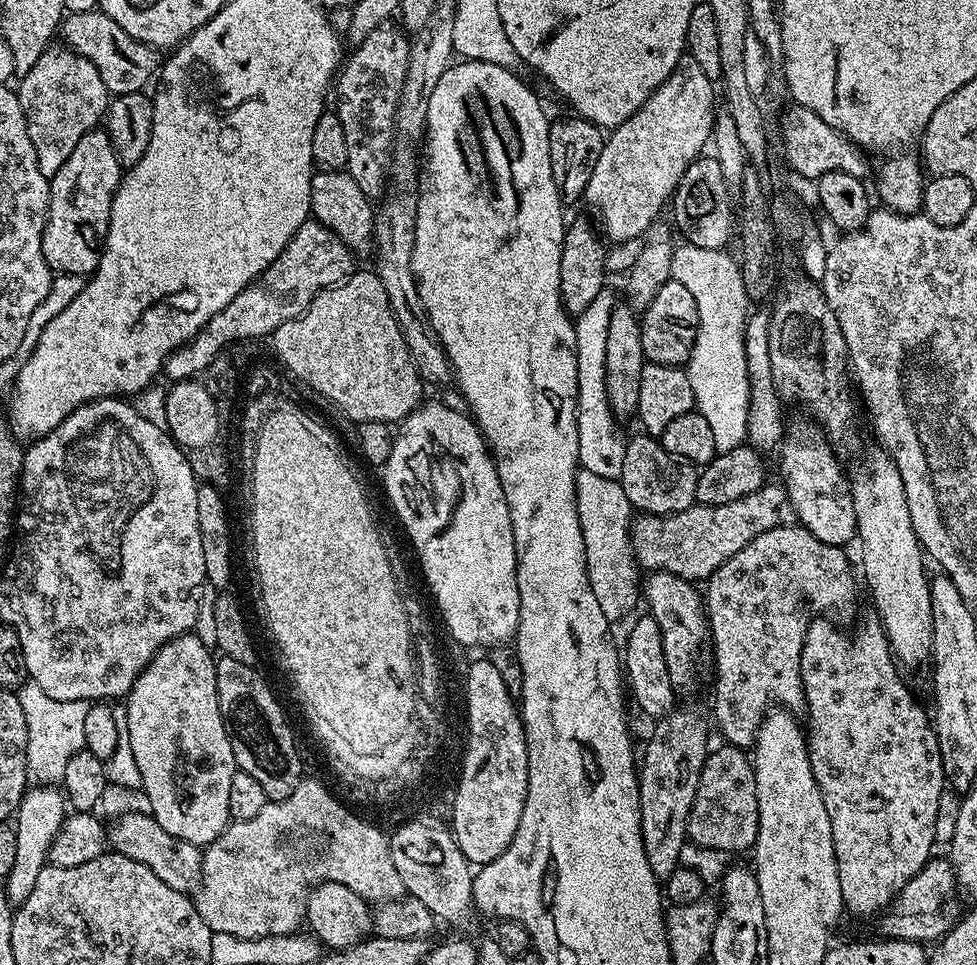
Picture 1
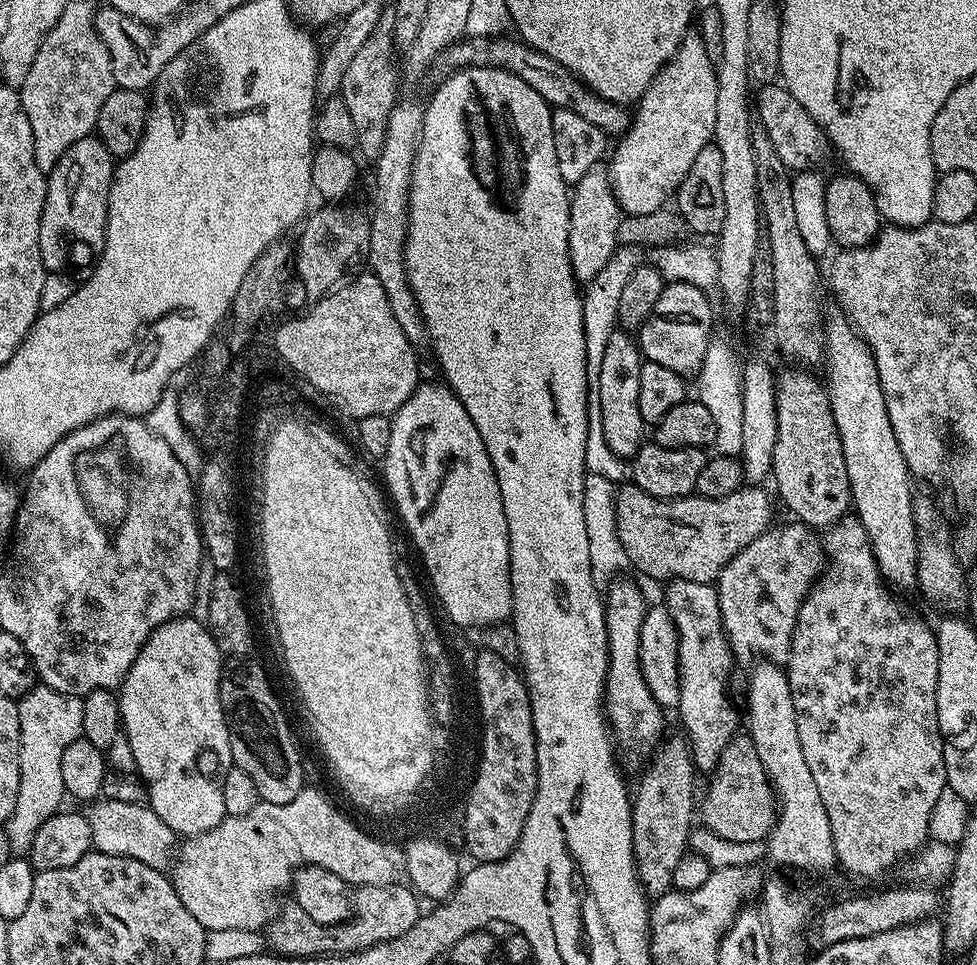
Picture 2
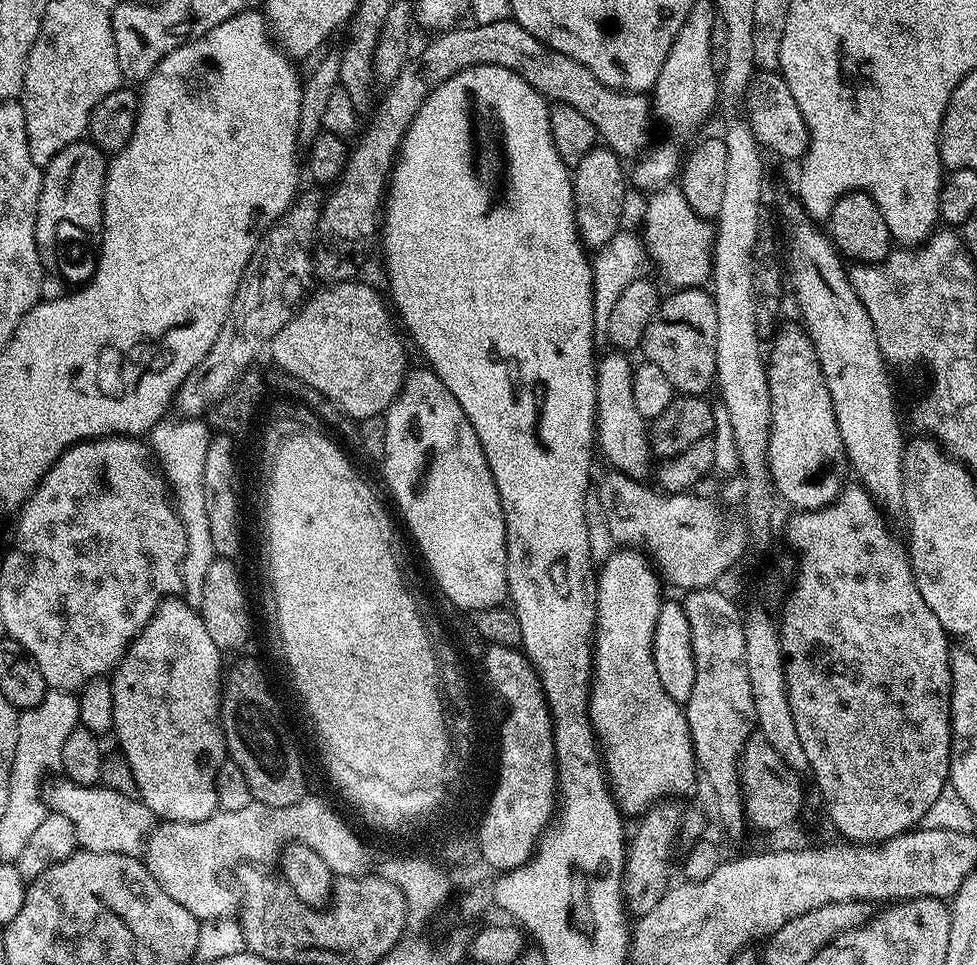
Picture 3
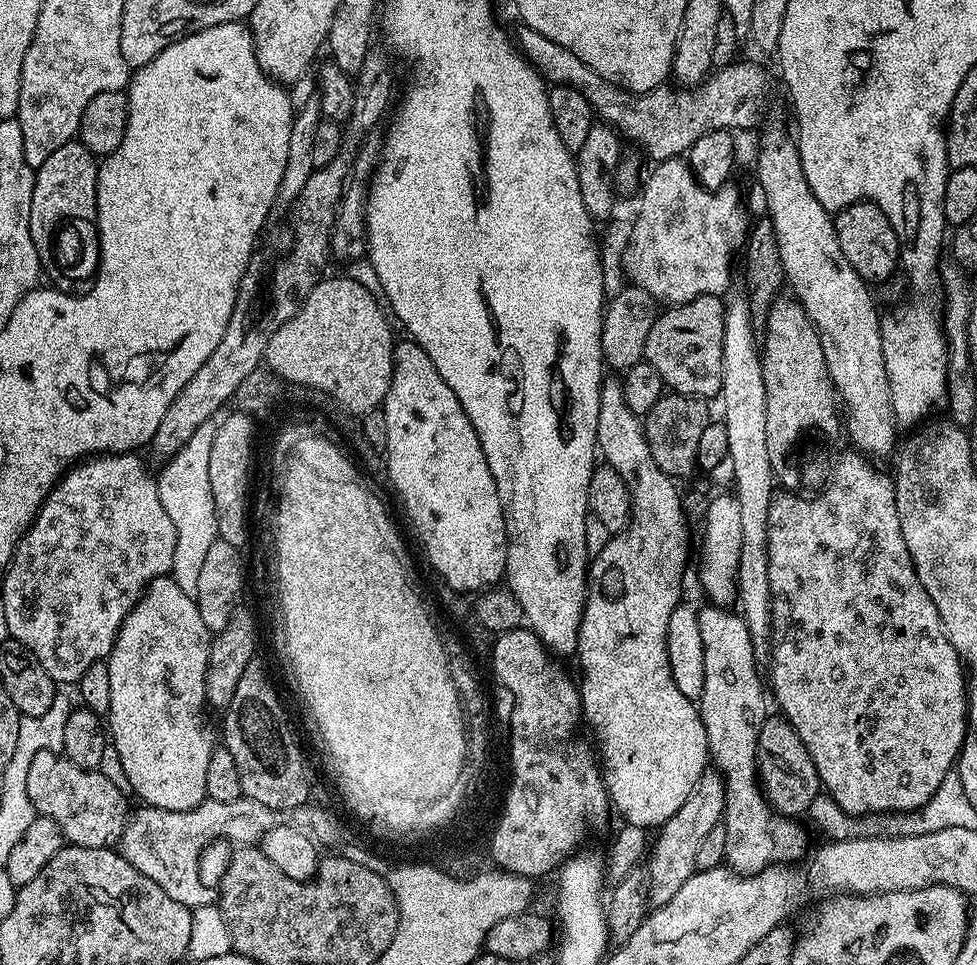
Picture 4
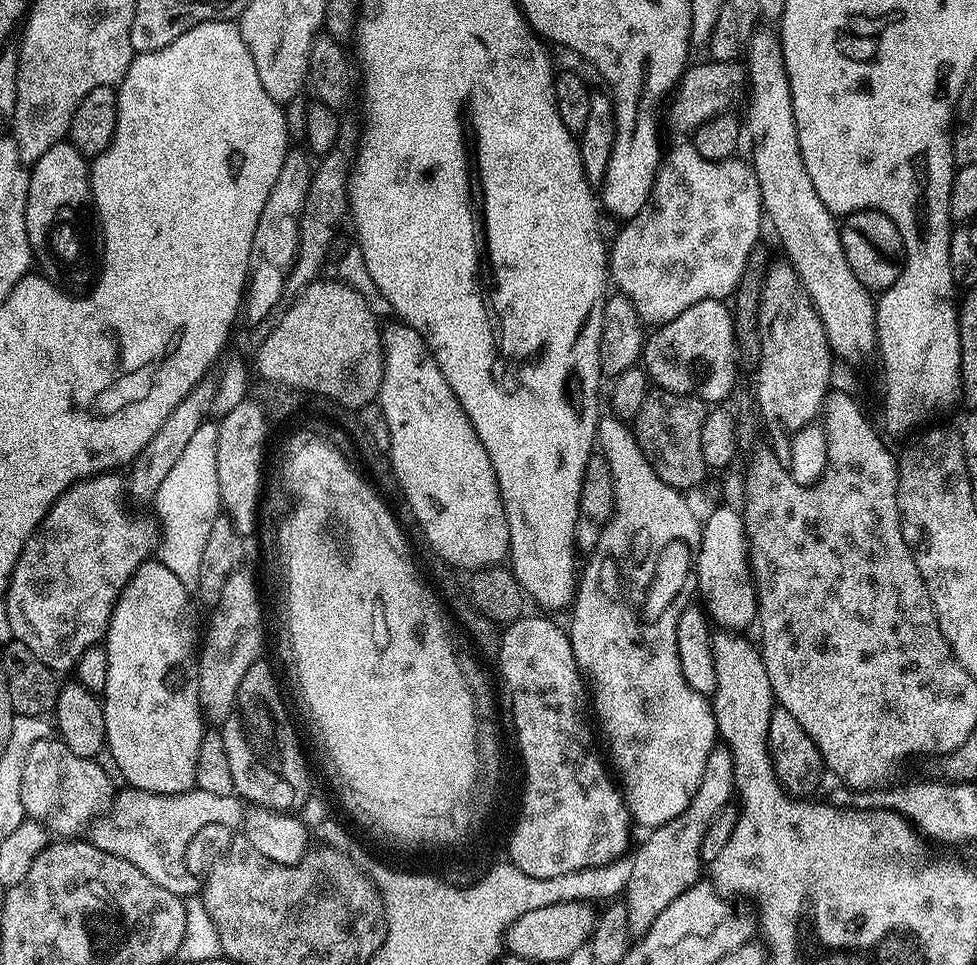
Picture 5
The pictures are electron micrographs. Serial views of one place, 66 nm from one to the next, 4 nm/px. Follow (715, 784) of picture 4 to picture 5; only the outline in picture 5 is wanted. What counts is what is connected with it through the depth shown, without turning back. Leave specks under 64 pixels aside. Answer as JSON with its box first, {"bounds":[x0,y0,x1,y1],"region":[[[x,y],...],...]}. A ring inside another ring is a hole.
{"bounds":[624,744,736,938],"region":[[[723,744],[711,750],[702,772],[702,781],[694,798],[678,818],[653,829],[644,844],[633,853],[633,873],[627,883],[624,903],[627,906],[627,928],[631,937],[639,938],[649,932],[650,926],[678,895],[690,889],[701,879],[701,846],[710,823],[735,795],[736,779],[733,758]]]}

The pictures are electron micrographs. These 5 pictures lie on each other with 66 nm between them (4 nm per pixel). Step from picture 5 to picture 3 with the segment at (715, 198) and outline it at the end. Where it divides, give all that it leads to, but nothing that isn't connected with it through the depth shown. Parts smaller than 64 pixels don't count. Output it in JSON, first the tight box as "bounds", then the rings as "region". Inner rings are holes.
{"bounds":[642,186,716,289],"region":[[[665,186],[656,189],[647,197],[648,205],[642,221],[642,241],[648,252],[649,261],[660,271],[660,276],[673,289],[698,288],[707,285],[712,279],[712,246],[716,242],[716,229],[711,219],[698,215],[686,202],[684,191],[678,186]]]}

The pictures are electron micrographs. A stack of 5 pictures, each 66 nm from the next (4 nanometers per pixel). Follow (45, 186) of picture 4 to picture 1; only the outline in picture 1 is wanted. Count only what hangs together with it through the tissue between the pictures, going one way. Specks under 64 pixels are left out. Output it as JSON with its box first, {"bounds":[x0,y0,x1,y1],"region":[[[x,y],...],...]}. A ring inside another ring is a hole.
{"bounds":[42,130,122,278],"region":[[[93,130],[78,138],[78,146],[74,146],[70,158],[62,162],[62,170],[51,176],[48,186],[48,221],[44,223],[42,254],[53,273],[87,278],[96,271],[101,249],[105,247],[108,238],[112,199],[116,187],[120,185],[121,175],[122,169],[107,132]]]}

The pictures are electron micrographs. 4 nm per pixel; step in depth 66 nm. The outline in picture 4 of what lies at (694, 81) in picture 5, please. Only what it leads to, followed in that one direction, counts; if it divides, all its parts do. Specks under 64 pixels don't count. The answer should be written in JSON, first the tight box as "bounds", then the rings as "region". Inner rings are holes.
{"bounds":[514,24,768,161],"region":[[[523,24],[517,25],[514,42],[520,54],[535,68],[549,85],[563,84],[580,92],[580,97],[590,105],[593,113],[609,128],[615,130],[625,141],[637,144],[648,156],[653,156],[653,161],[674,160],[683,157],[702,138],[702,134],[737,130],[736,128],[752,128],[760,120],[760,111],[768,100],[768,72],[760,64],[743,64],[737,62],[728,64],[725,68],[716,68],[702,84],[695,85],[694,90],[688,86],[661,86],[651,88],[648,92],[627,92],[616,84],[611,84],[602,78],[582,58],[574,58],[566,46],[558,46],[558,42],[550,42],[532,27]]]}

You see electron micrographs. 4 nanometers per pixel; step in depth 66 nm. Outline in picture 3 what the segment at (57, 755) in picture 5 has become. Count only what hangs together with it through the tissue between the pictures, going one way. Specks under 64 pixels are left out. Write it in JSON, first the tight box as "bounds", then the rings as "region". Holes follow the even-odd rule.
{"bounds":[43,778,154,857],"region":[[[67,778],[59,779],[43,789],[44,803],[51,811],[62,814],[62,818],[70,818],[70,822],[74,822],[76,843],[83,851],[135,857],[143,853],[144,841],[154,827],[152,811],[143,800],[135,795],[127,796],[116,788],[75,784]]]}

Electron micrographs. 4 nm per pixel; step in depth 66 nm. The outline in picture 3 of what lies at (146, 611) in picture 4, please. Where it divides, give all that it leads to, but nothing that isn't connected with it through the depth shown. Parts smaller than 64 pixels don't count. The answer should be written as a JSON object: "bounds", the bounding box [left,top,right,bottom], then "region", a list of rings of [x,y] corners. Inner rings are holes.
{"bounds":[110,598,226,822],"region":[[[165,598],[156,608],[150,622],[146,622],[144,629],[133,638],[124,652],[124,657],[111,673],[110,679],[114,690],[114,722],[112,723],[114,737],[116,736],[121,750],[124,751],[124,760],[128,763],[129,770],[132,771],[132,780],[136,783],[137,790],[135,789],[135,791],[138,793],[139,799],[143,800],[147,808],[152,811],[153,817],[159,818],[161,821],[202,822],[217,811],[216,775],[226,759],[224,730],[220,715],[220,702],[222,699],[220,659],[222,659],[220,648],[214,646],[214,641],[210,639],[210,634],[206,631],[206,622],[202,622],[199,611],[190,607],[183,598]]]}

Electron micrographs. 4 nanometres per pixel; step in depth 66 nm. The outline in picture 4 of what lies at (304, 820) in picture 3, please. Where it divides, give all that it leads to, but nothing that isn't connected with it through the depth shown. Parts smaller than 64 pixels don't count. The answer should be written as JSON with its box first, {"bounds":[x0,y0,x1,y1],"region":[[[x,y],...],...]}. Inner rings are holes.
{"bounds":[118,798,274,908],"region":[[[207,798],[197,808],[175,812],[161,808],[140,806],[128,818],[118,841],[120,855],[130,862],[146,878],[158,882],[174,902],[182,902],[187,908],[197,908],[203,904],[213,903],[214,892],[204,885],[200,877],[200,855],[211,840],[233,840],[236,844],[252,846],[263,840],[264,835],[274,826],[272,809],[241,798],[234,802],[218,802]]]}

